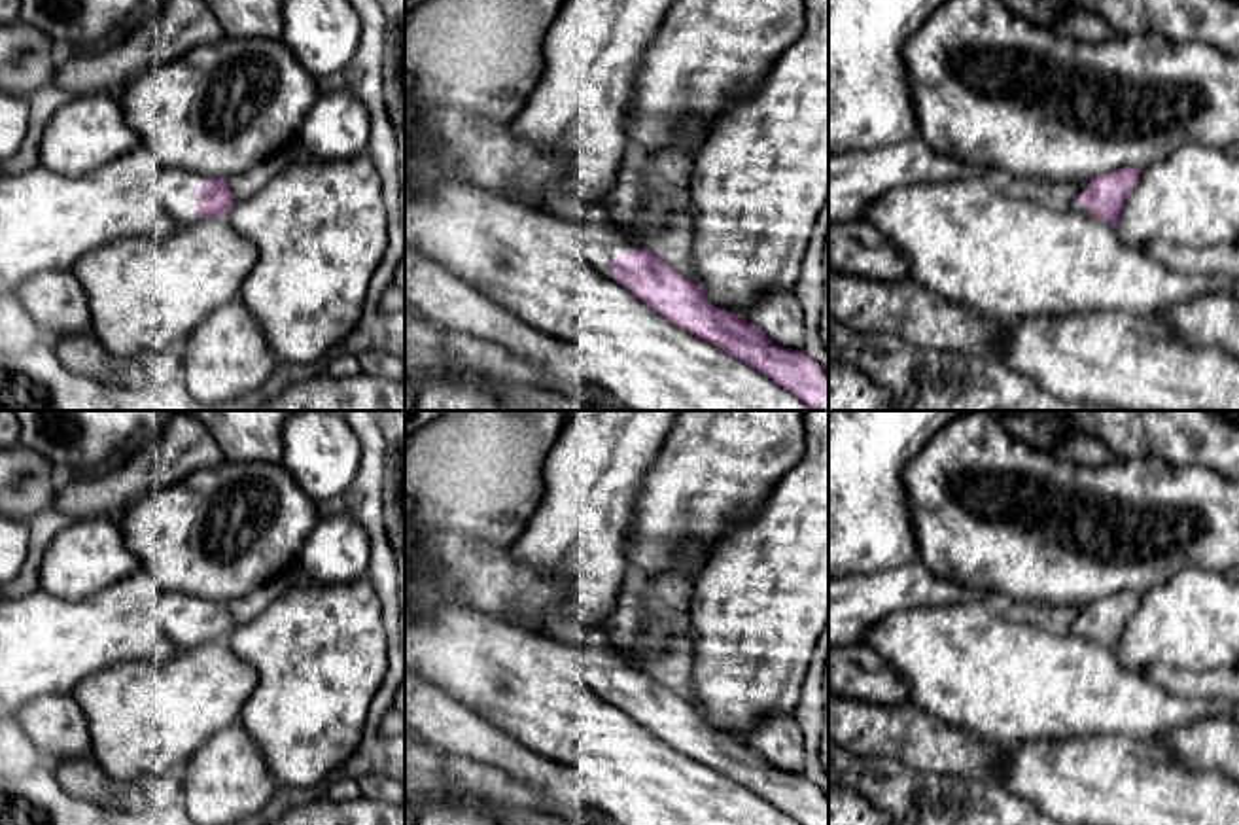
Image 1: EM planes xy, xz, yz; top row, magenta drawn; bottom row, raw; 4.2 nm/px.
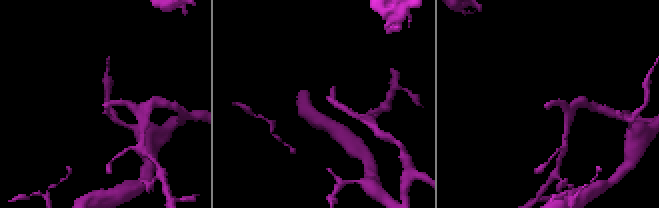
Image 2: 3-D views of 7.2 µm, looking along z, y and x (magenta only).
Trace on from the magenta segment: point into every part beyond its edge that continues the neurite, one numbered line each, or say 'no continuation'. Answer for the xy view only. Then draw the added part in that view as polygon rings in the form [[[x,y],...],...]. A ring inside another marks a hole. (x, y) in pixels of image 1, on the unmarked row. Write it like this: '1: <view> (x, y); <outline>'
1: xy (176, 608); [[[180,592],[163,594],[159,604],[161,624],[180,651],[202,645],[202,641],[197,638],[197,621],[191,617],[191,613],[202,611],[204,606],[204,598]]]

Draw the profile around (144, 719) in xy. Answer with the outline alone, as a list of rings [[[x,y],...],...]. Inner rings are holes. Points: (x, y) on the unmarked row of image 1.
[[[218,640],[165,664],[104,668],[70,696],[89,723],[91,757],[112,778],[138,781],[182,768],[206,740],[238,721],[257,681],[257,670]]]

